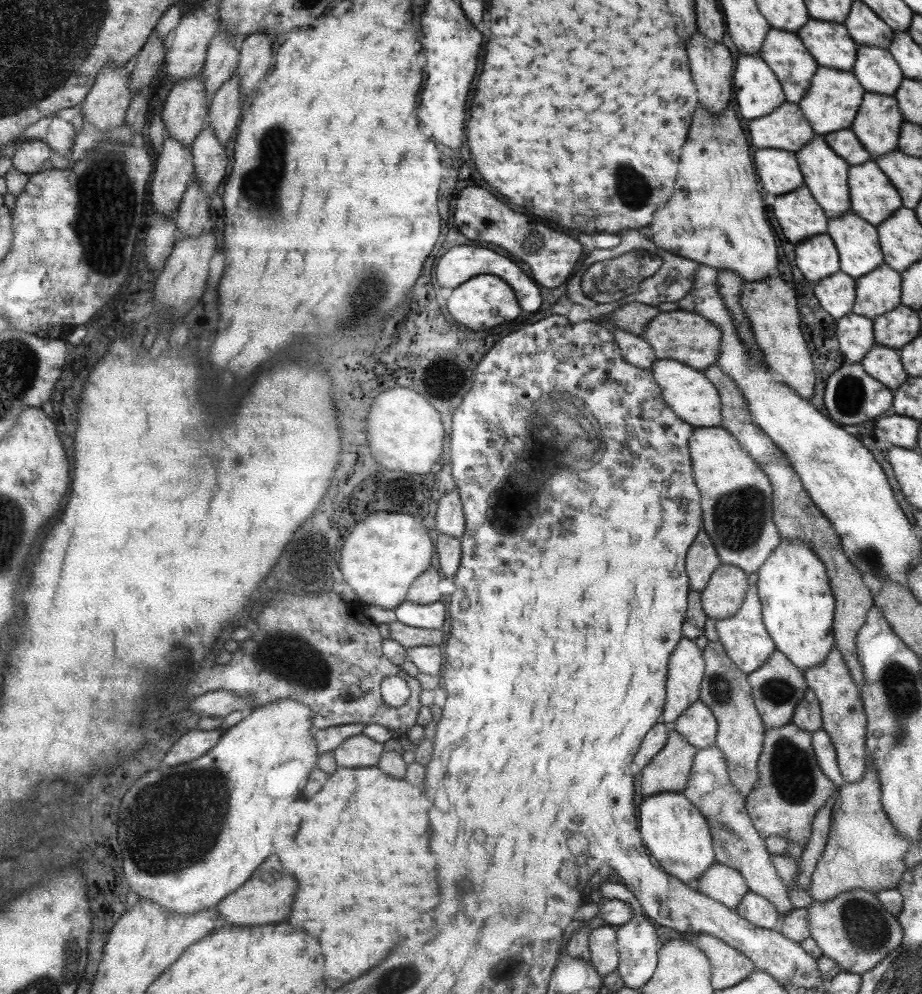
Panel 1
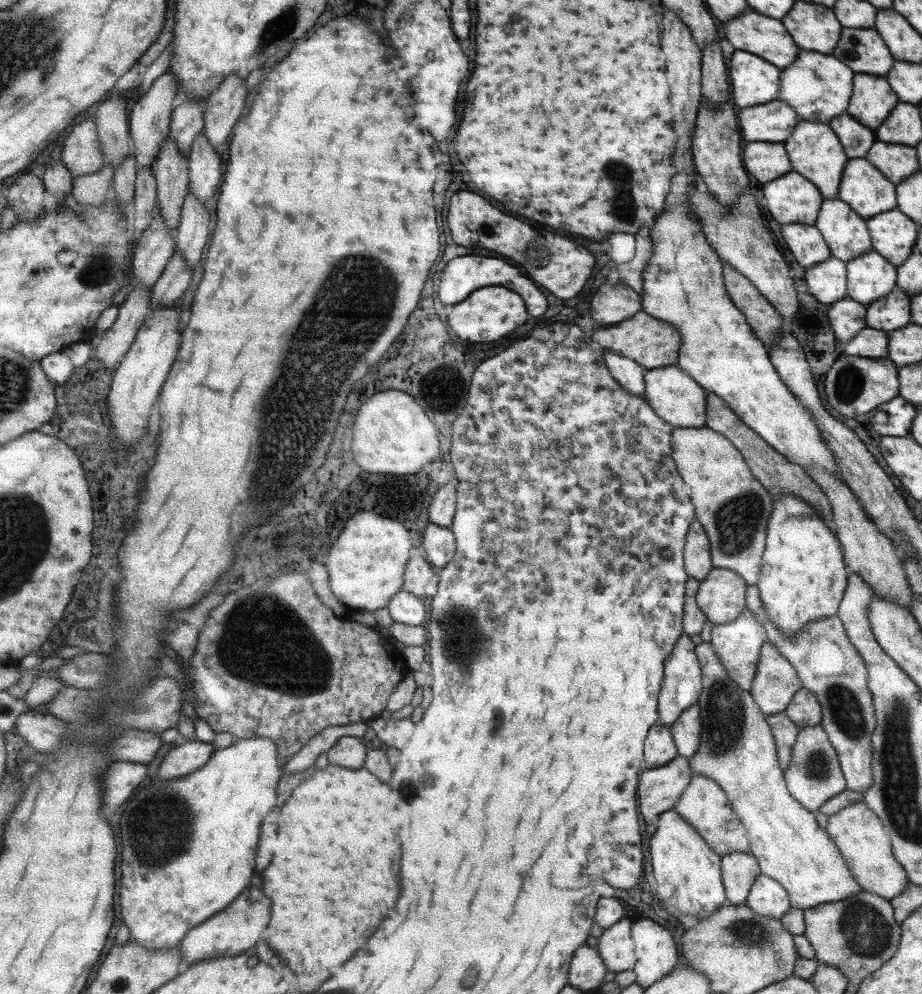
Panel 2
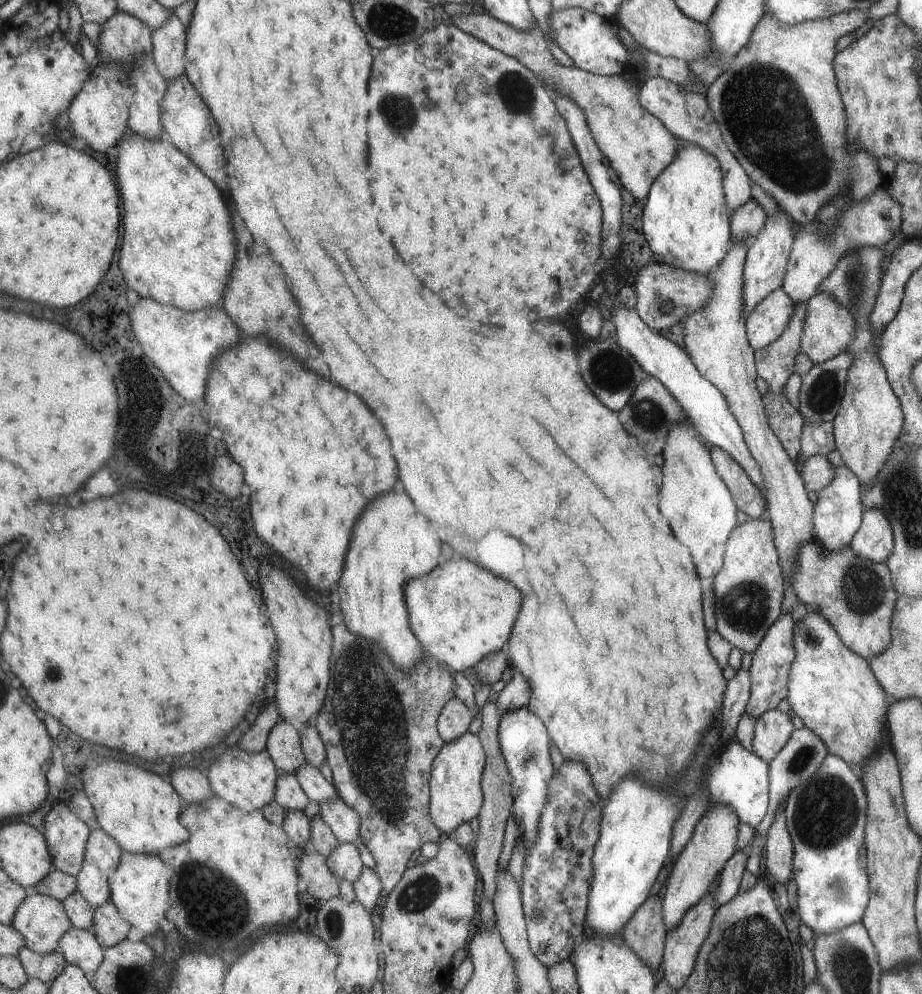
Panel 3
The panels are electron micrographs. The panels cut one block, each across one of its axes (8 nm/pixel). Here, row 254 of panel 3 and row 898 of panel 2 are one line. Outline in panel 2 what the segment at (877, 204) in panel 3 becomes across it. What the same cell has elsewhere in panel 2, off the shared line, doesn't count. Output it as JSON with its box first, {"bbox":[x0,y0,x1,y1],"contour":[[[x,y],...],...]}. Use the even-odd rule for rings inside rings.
{"bbox":[690,642,862,911],"contour":[[[700,642],[696,645],[696,650],[703,665],[703,692],[697,702],[702,711],[703,730],[700,749],[690,758],[692,774],[702,774],[714,779],[723,787],[735,813],[742,819],[744,826],[747,826],[751,838],[750,853],[758,859],[760,870],[764,874],[782,883],[790,895],[792,907],[805,911],[818,905],[838,902],[862,891],[859,883],[852,878],[839,847],[827,831],[816,823],[816,814],[792,798],[791,791],[787,789],[786,775],[780,767],[778,747],[775,745],[771,725],[767,722],[768,716],[759,709],[751,692],[732,680],[711,643]]]}

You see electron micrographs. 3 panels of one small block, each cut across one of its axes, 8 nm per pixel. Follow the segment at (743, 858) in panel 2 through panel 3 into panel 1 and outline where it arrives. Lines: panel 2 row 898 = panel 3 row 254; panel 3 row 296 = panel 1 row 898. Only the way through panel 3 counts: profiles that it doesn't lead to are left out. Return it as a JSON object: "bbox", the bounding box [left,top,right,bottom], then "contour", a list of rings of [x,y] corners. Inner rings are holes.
{"bbox":[697,862,750,911],"contour":[[[716,862],[698,878],[697,890],[736,911],[750,887],[739,870]]]}

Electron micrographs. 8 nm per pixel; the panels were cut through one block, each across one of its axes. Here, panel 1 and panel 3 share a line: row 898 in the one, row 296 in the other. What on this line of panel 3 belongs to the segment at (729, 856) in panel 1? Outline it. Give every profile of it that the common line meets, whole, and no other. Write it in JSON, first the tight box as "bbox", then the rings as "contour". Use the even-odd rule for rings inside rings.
{"bbox":[747,288,796,350],"contour":[[[783,288],[763,299],[747,318],[747,334],[754,350],[764,349],[776,341],[792,322],[796,302]]]}

